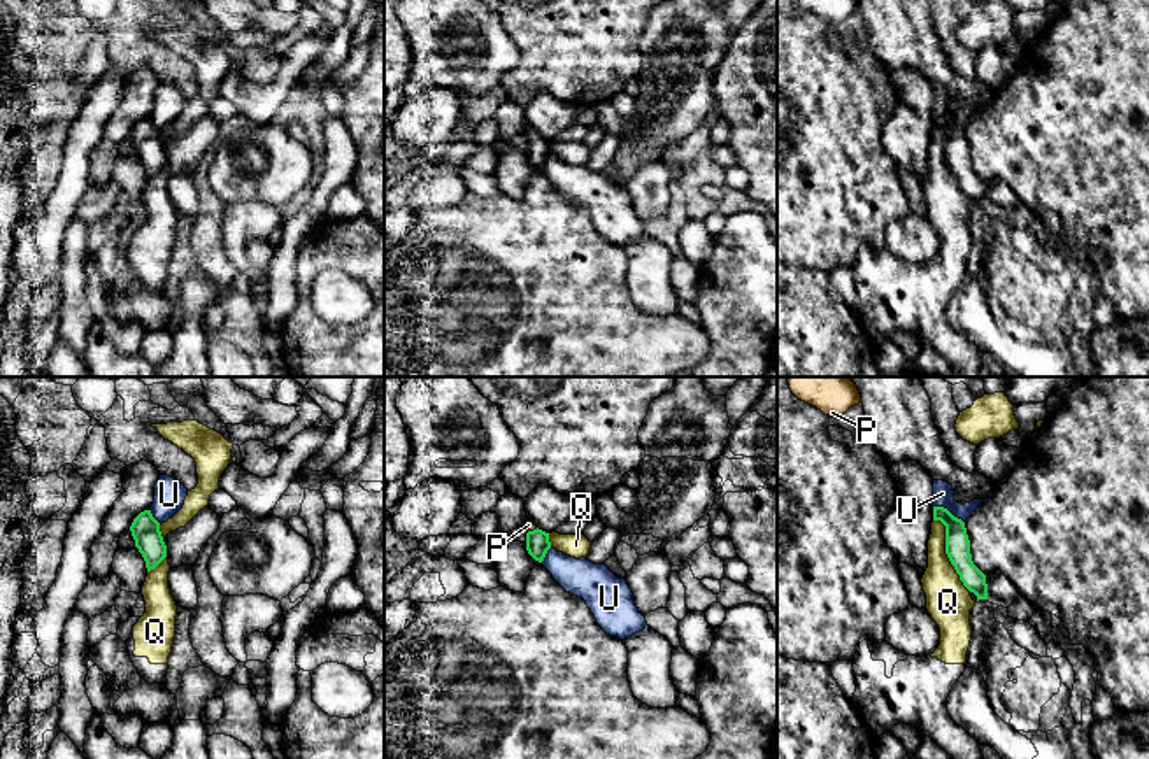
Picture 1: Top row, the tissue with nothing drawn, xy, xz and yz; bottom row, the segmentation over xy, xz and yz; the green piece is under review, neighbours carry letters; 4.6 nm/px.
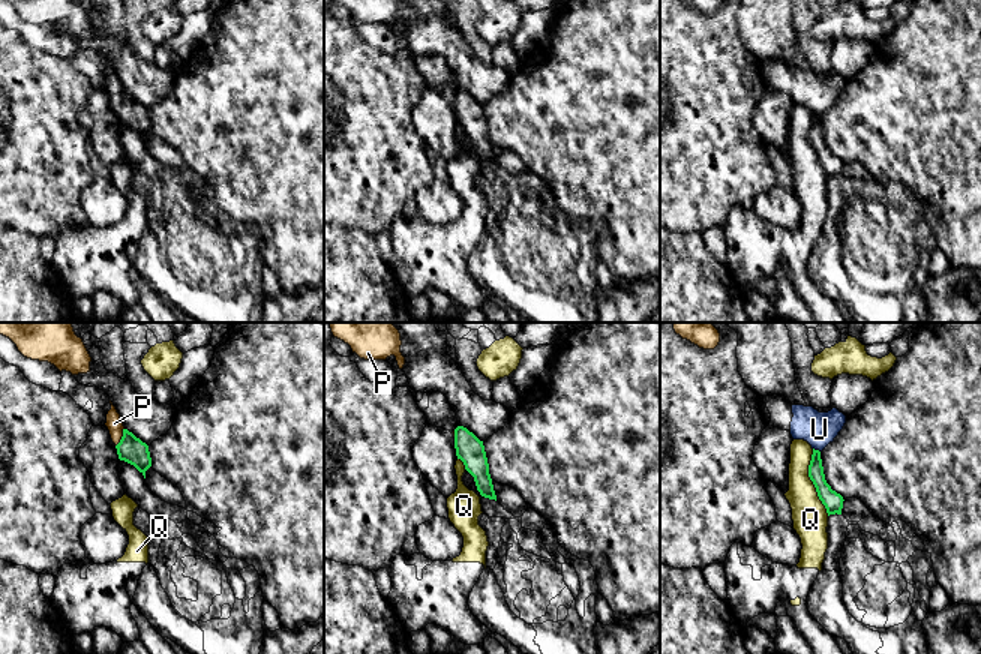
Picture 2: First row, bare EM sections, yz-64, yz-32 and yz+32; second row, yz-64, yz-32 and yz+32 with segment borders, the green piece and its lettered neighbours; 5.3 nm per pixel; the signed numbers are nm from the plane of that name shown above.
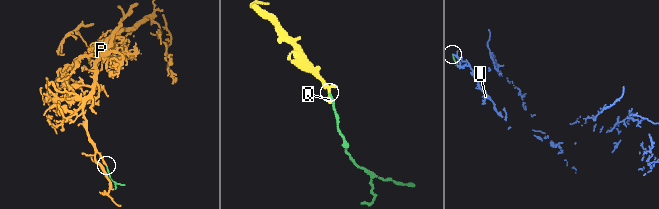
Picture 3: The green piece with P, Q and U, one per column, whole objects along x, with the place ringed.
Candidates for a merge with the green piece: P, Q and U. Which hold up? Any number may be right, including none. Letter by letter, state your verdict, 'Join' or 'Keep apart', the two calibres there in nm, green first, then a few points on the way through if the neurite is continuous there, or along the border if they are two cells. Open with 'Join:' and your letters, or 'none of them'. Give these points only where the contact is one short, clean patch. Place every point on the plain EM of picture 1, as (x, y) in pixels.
Join: P
P: Join. Thickness 110 nm (green) against 50 nm. Path across: xz (537, 149), (534, 137), (528, 132)
Q: Keep apart. Thickness 110 nm (green) against 200 nm. Boundary: yz (934, 127), (944, 134), (944, 160), (958, 186), (970, 198)
U: Keep apart. Thickness 110 nm (green) against 100 nm. Boundary: yz (934, 113), (946, 114), (963, 130)

